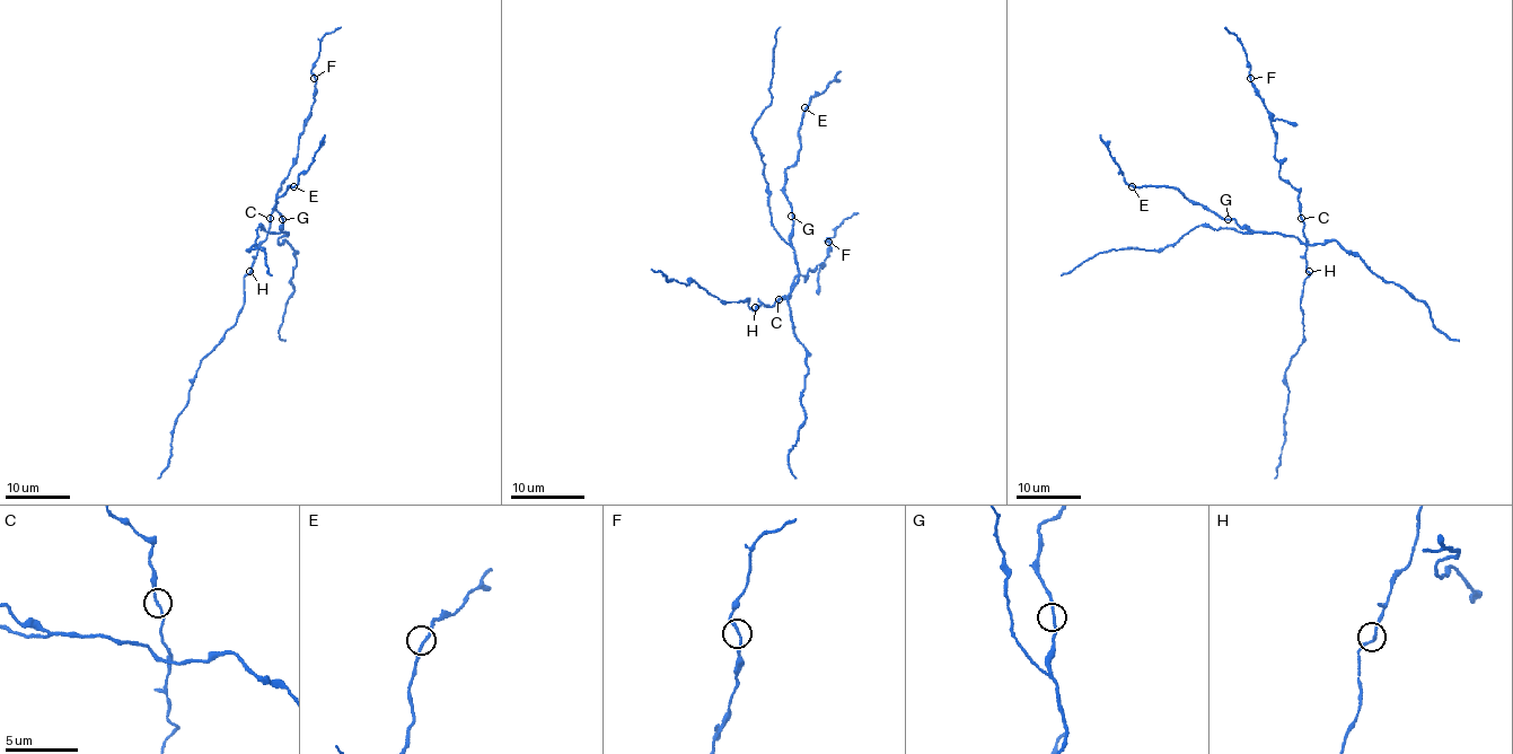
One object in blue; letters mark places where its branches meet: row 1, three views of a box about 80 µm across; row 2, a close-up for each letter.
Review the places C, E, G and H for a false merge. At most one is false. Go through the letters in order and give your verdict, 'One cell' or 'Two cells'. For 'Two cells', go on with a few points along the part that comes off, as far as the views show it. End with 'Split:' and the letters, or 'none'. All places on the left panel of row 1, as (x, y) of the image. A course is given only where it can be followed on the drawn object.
C: One cell
E: One cell
G: One cell
H: One cell
Split: none

